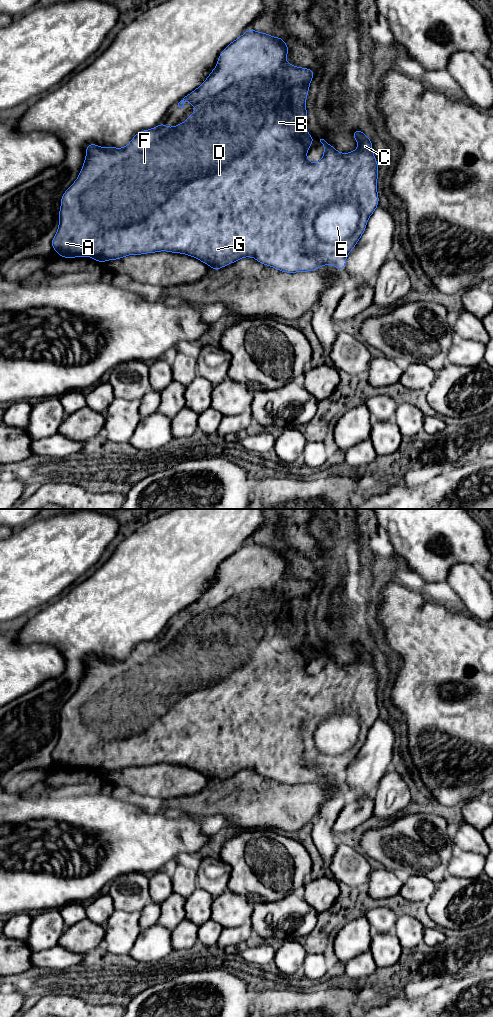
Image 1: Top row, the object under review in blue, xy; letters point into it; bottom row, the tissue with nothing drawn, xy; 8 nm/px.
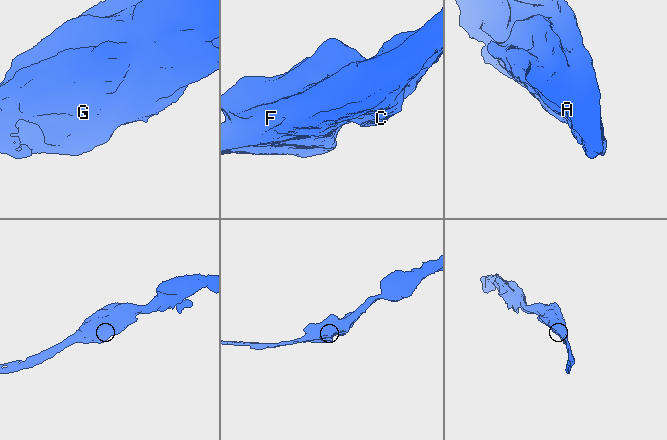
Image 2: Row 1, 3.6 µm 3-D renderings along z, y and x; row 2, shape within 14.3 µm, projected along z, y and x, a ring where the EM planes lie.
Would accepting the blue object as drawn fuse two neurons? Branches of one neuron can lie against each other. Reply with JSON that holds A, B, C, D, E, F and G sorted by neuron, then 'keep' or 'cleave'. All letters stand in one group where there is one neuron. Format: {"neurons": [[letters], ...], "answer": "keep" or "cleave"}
{"neurons": [["A", "B", "C", "D", "E", "F", "G"]], "answer": "keep"}

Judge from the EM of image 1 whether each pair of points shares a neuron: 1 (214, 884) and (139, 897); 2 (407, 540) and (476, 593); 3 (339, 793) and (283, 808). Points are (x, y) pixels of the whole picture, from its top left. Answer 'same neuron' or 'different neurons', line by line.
1: same neuron
2: same neuron
3: different neurons

